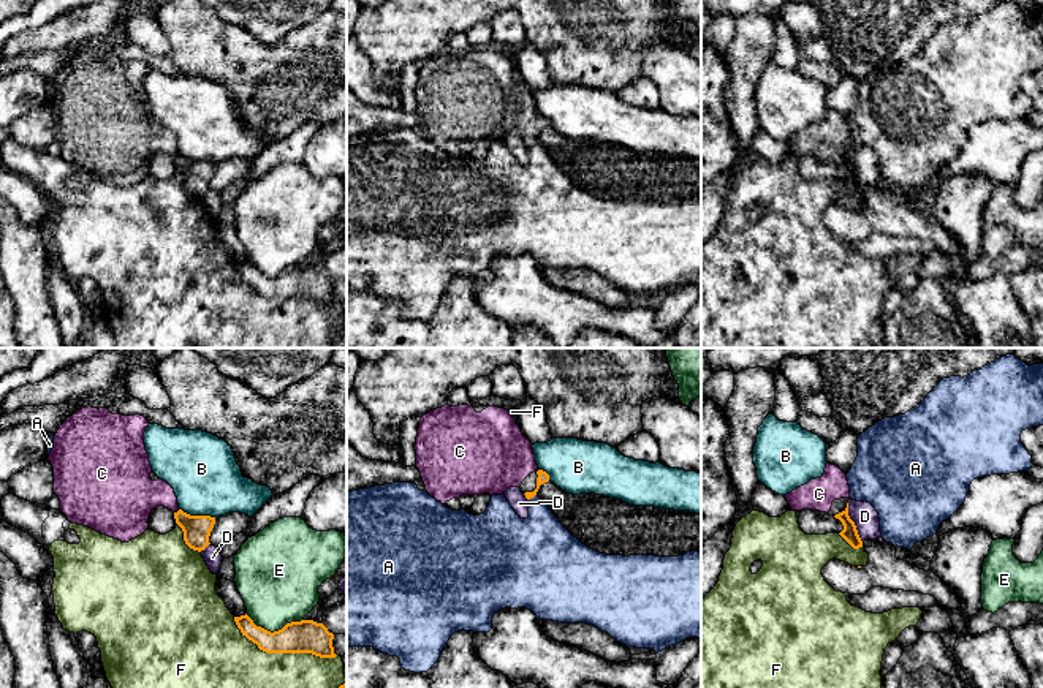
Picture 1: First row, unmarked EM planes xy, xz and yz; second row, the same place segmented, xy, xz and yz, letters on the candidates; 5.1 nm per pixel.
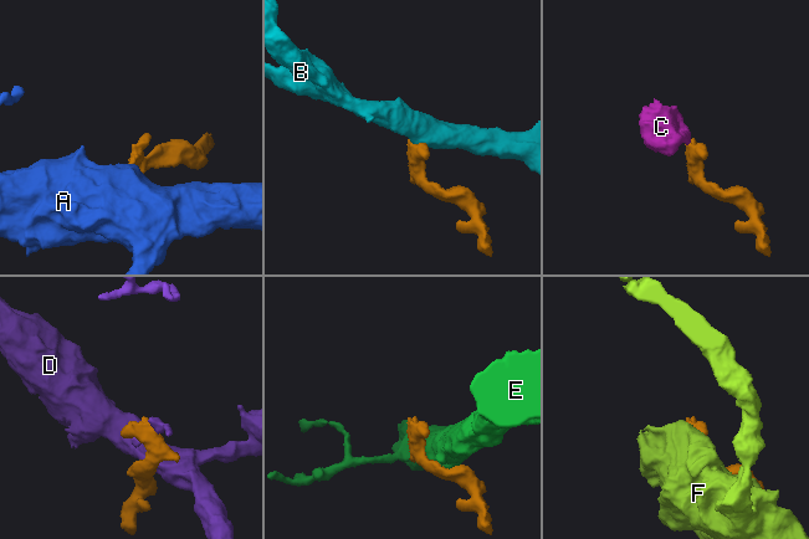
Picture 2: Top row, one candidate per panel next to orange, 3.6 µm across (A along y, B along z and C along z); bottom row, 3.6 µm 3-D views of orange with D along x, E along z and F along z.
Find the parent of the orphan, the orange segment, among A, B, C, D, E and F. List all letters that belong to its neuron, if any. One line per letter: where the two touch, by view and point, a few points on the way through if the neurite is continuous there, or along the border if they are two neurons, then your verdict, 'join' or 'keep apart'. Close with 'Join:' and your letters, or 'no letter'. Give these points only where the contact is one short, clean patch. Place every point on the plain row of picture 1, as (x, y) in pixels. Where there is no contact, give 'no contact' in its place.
A: contact xz (532, 143); border xz (535, 139), (529, 146); keep apart
B: contact xy (198, 162); border xy (179, 154), (190, 160), (216, 163); keep apart
C: contact xy (178, 157); way xy (197, 174), (178, 157), (162, 141), (132, 141); join
D: contact yz (853, 168); keep apart
E: contact xy (274, 277); keep apart
F: contact xy (282, 298); keep apart
Join: C

